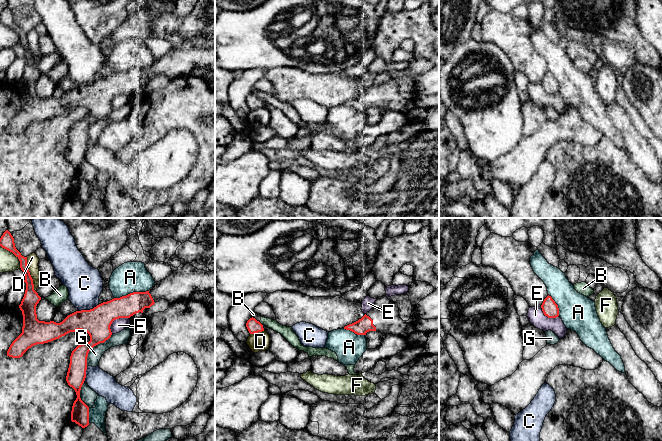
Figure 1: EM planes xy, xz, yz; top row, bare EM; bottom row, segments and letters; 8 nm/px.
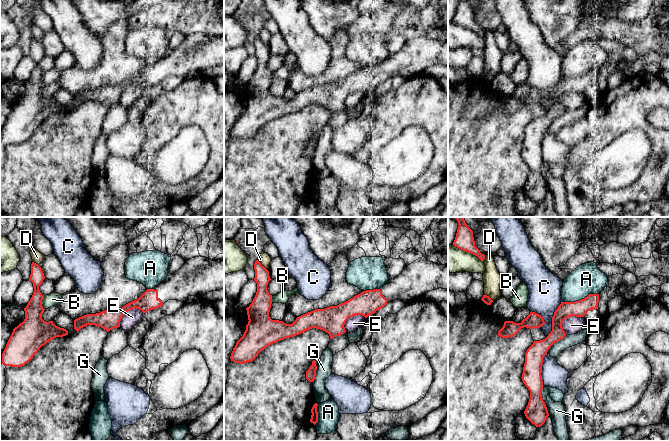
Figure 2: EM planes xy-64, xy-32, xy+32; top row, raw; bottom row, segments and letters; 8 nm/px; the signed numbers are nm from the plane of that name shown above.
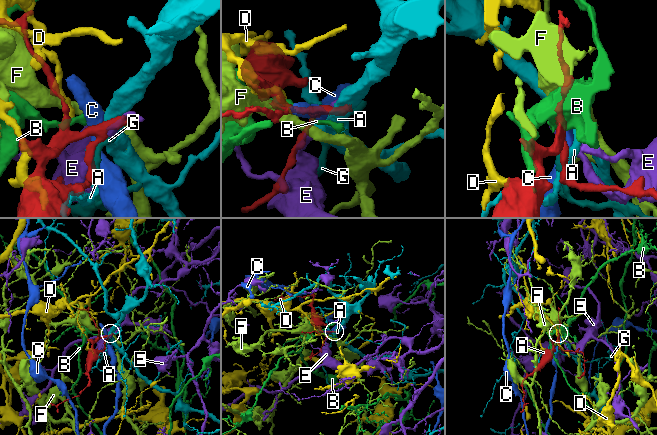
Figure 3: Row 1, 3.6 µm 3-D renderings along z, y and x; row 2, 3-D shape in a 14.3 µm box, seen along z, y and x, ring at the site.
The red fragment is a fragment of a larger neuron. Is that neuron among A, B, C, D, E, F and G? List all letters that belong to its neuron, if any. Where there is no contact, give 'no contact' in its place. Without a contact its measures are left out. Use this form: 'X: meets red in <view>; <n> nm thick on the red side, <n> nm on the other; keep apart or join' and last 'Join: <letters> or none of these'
A: meets red in xy; 180 nm thick on the red side, 240 nm on the other; keep apart
B: meets red in xz; 110 nm thick on the red side, 100 nm on the other; keep apart
C: meets red in xy; 220 nm thick on the red side, 280 nm on the other; keep apart
D: meets red in xy; 130 nm thick on the red side, 100 nm on the other; keep apart
E: meets red in xy; 220 nm thick on the red side, 100 nm on the other; keep apart
F: meets red in xy; 110 nm thick on the red side, 150 nm on the other; keep apart
G: meets red in xy; 220 nm thick on the red side, 110 nm on the other; keep apart
Join: none of these

